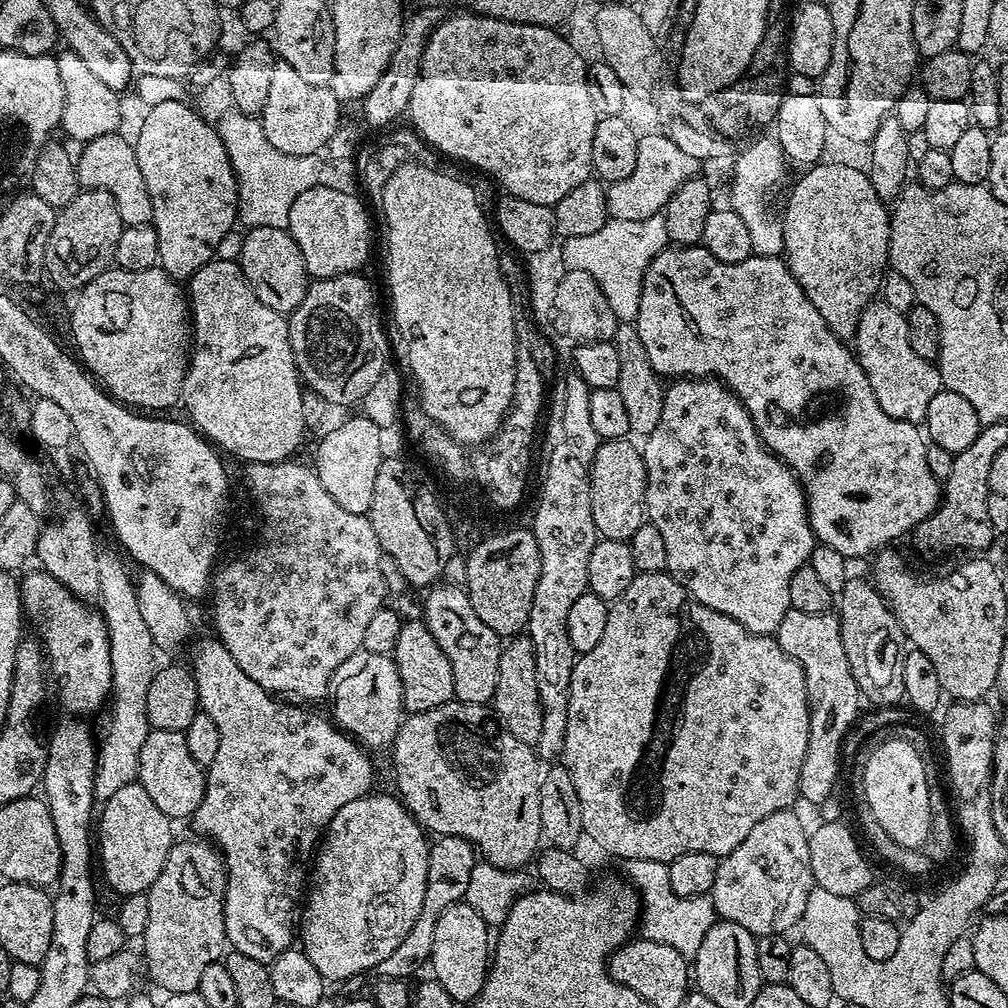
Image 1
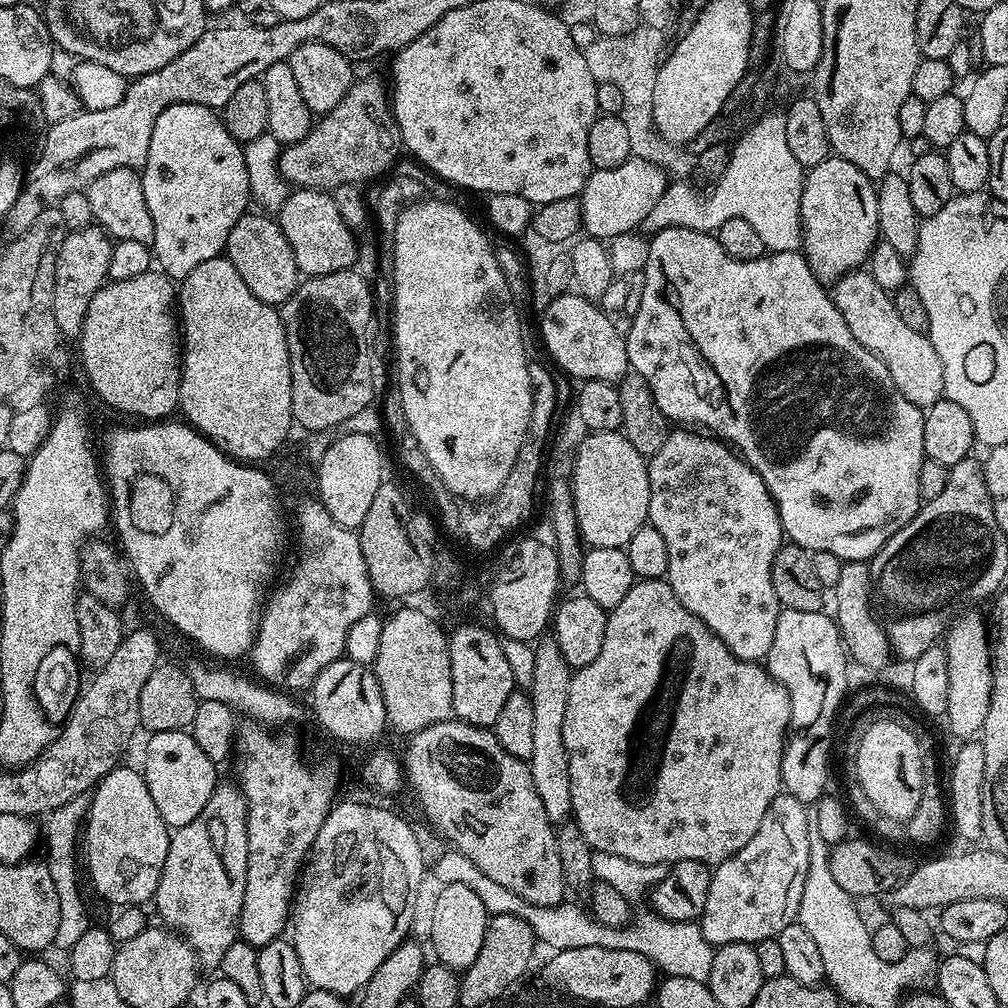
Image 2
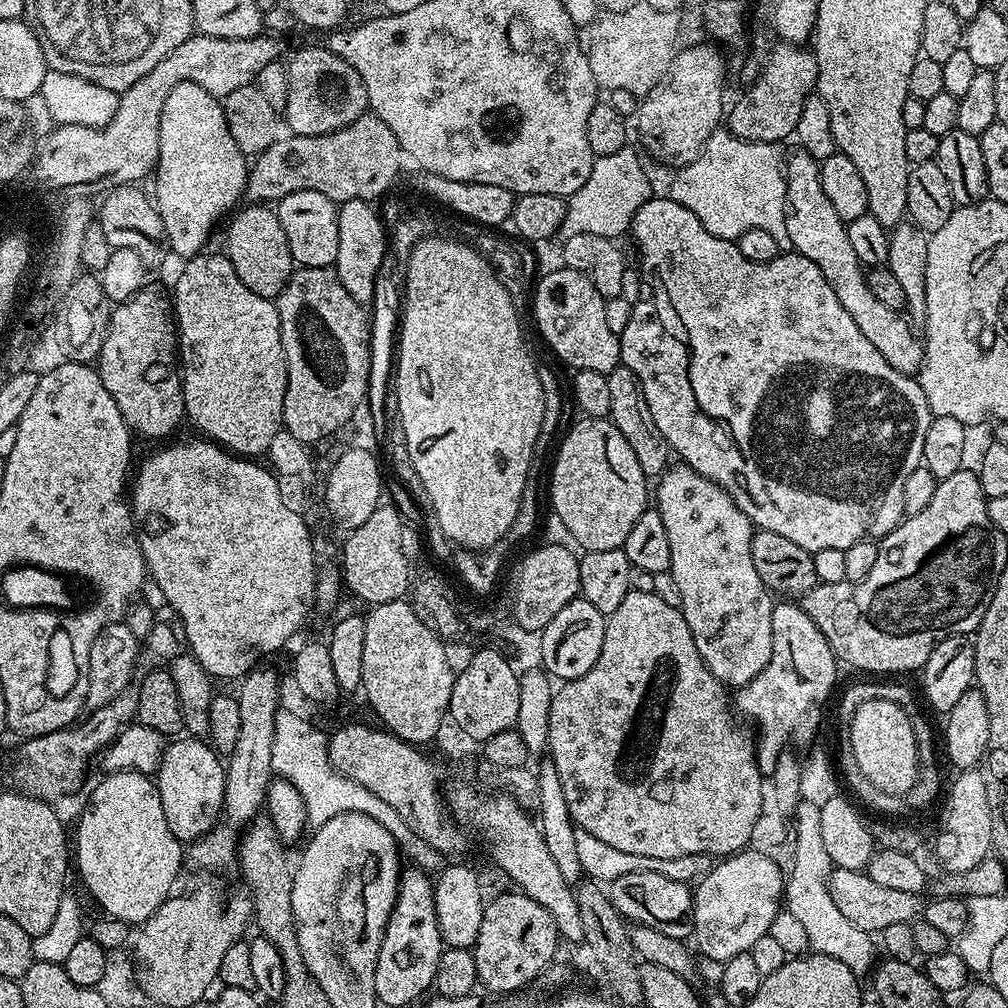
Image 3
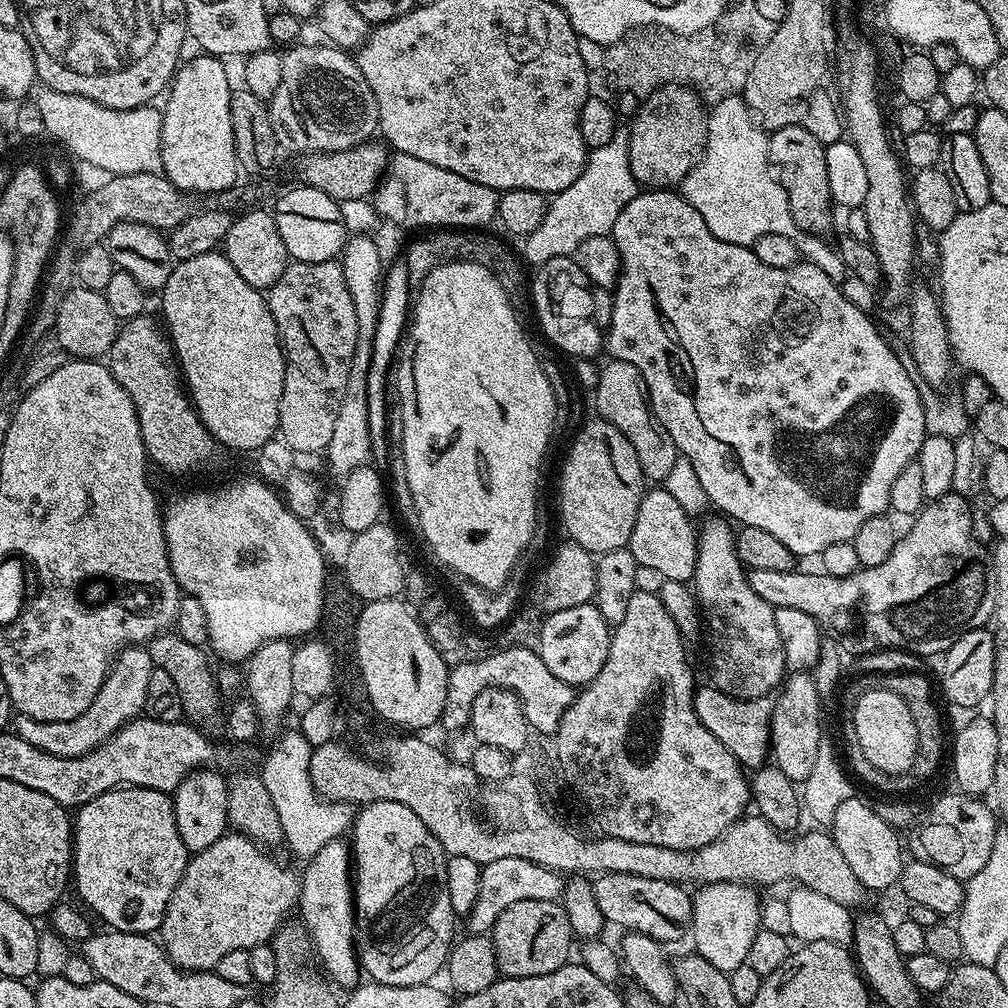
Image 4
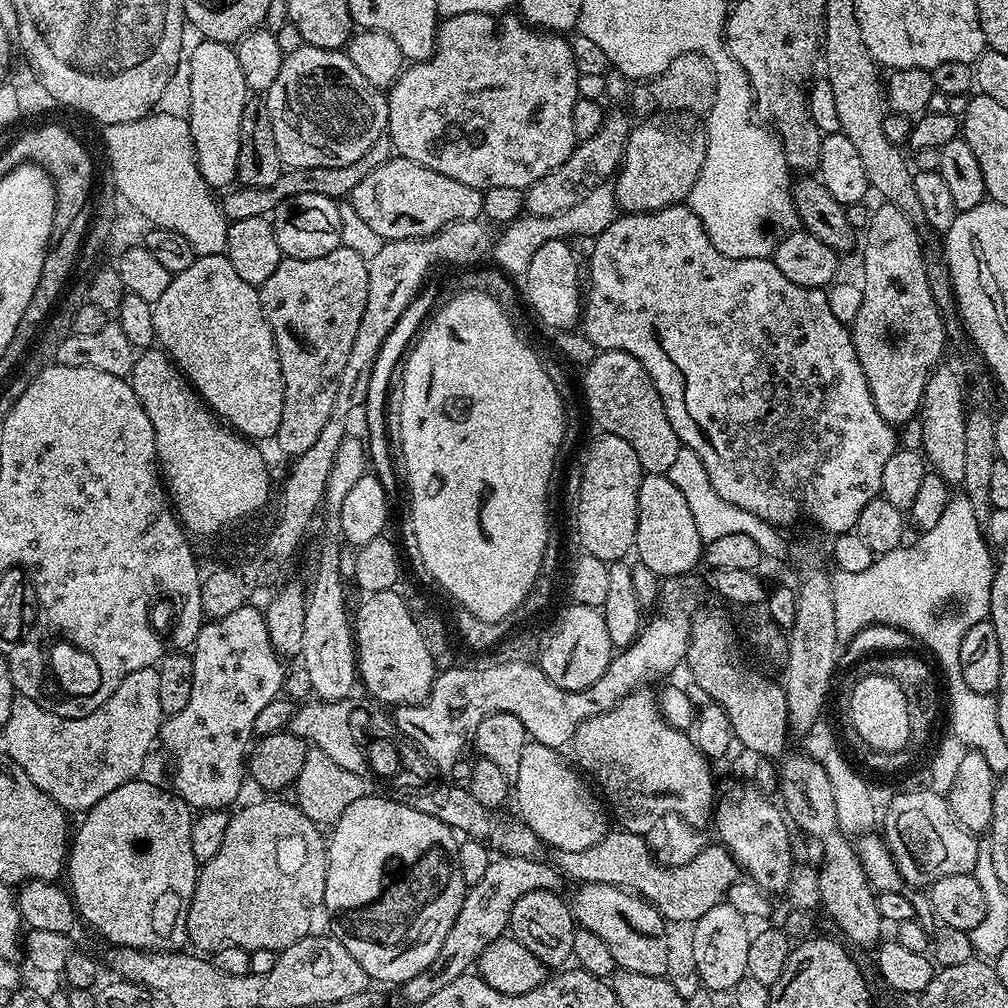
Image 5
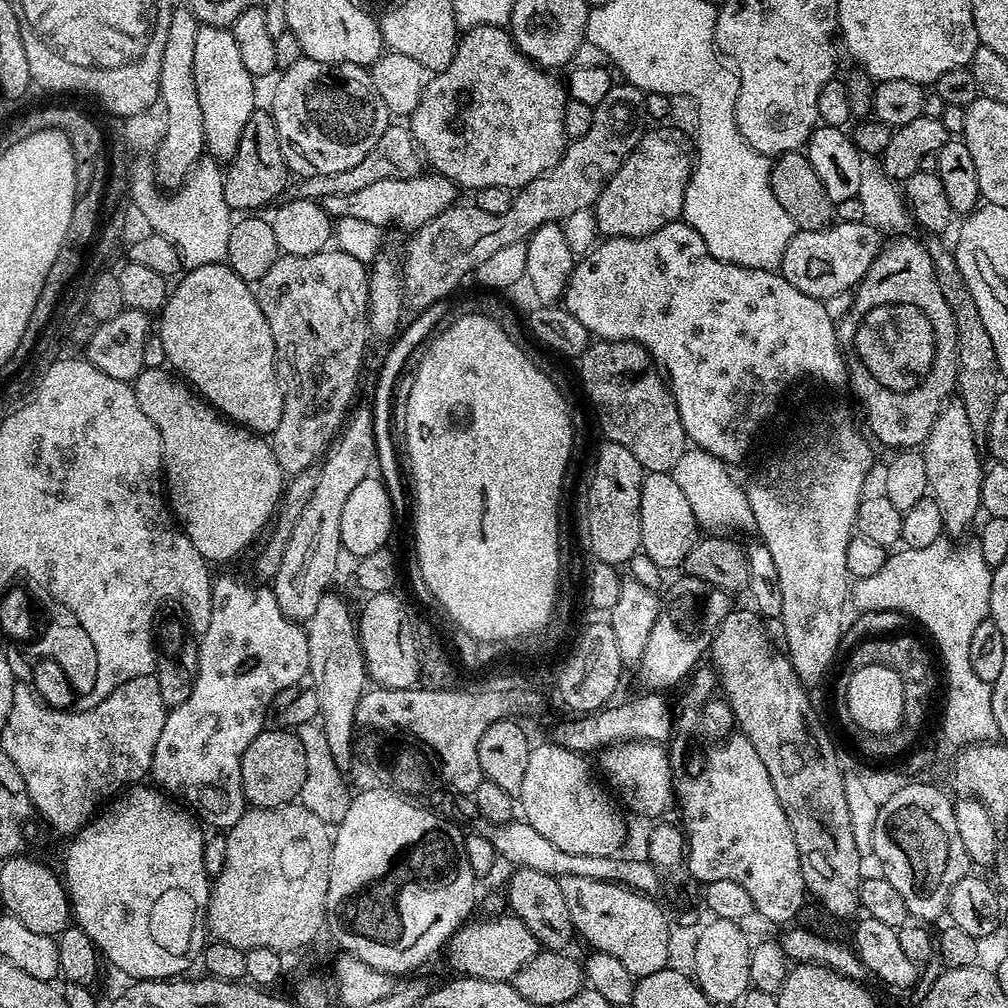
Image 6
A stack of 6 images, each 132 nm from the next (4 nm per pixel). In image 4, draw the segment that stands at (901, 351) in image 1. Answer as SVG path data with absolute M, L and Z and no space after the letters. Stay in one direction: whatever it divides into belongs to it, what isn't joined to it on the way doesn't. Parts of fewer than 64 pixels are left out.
M803 123L773 131L768 138L768 162L772 166L772 171L776 173L776 180L782 186L782 190L786 190L790 214L794 214L797 229L816 238L823 237L823 232L828 232L832 228L834 201L830 192L829 175L826 172L826 152L826 145L818 142L818 138L814 138L814 134L810 134L810 130L806 130Z

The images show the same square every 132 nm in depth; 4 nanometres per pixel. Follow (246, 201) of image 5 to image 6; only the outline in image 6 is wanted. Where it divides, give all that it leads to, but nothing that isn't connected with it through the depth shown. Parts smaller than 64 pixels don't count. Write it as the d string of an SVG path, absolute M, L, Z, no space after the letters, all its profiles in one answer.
M400 122L389 123L388 128L382 134L382 138L378 138L378 142L374 146L374 150L370 150L370 154L366 154L366 158L362 158L362 162L358 162L358 166L354 166L350 170L342 170L334 174L326 174L325 176L305 176L299 181L303 199L323 201L323 196L337 196L343 198L354 194L358 190L364 189L365 186L371 186L373 182L382 182L390 178L414 178L421 175L422 153L416 147L416 140L407 127L404 128Z

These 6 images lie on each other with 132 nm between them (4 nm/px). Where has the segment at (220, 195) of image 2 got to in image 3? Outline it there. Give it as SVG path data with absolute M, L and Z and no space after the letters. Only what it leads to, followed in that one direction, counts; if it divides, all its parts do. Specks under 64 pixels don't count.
M182 82L170 90L170 98L162 106L159 133L154 203L166 230L171 255L198 256L205 251L204 243L211 238L216 223L241 203L250 164L234 146L234 138L230 138L223 103L194 82Z

